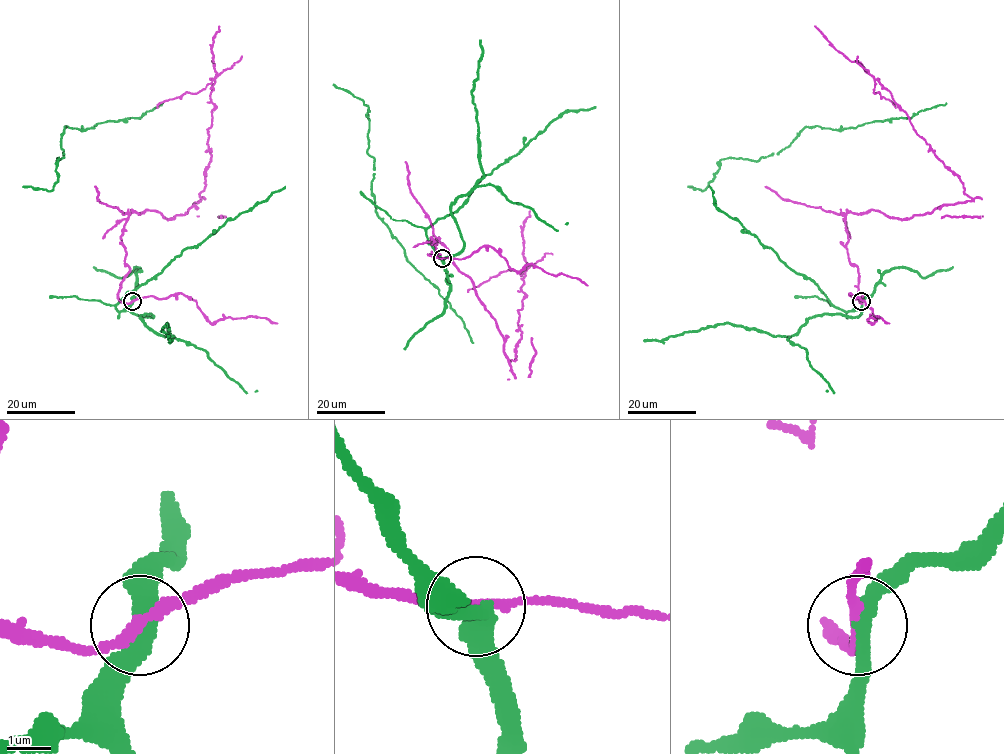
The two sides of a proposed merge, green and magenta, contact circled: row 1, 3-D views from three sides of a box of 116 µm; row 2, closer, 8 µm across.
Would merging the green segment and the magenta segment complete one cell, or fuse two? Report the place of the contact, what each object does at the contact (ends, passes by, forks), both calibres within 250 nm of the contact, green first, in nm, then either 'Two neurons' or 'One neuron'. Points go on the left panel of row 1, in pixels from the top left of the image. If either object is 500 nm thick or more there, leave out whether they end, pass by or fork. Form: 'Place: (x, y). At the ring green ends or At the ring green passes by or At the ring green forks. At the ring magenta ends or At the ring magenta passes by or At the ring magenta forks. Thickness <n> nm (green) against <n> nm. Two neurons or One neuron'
Place: (132, 301). At the ring green passes by. At the ring magenta passes by. Thickness 400 nm (green) against 260 nm. Two neurons

